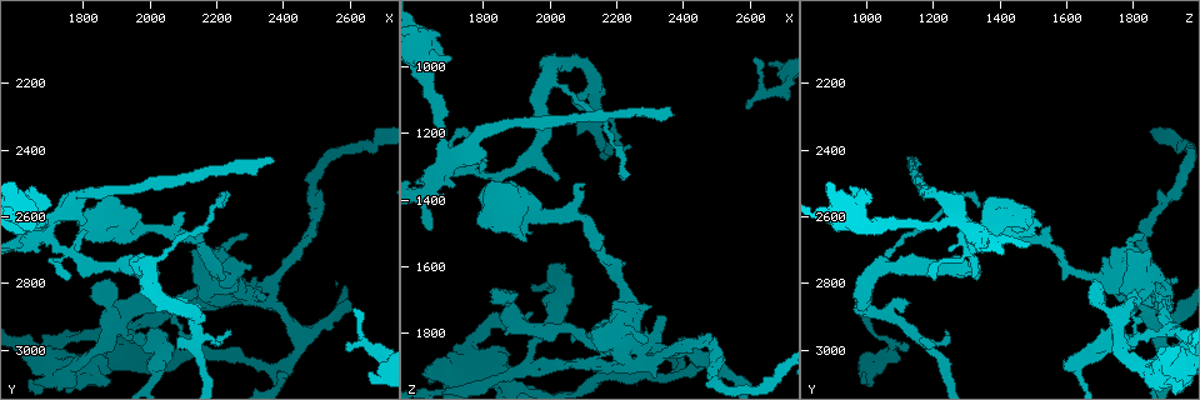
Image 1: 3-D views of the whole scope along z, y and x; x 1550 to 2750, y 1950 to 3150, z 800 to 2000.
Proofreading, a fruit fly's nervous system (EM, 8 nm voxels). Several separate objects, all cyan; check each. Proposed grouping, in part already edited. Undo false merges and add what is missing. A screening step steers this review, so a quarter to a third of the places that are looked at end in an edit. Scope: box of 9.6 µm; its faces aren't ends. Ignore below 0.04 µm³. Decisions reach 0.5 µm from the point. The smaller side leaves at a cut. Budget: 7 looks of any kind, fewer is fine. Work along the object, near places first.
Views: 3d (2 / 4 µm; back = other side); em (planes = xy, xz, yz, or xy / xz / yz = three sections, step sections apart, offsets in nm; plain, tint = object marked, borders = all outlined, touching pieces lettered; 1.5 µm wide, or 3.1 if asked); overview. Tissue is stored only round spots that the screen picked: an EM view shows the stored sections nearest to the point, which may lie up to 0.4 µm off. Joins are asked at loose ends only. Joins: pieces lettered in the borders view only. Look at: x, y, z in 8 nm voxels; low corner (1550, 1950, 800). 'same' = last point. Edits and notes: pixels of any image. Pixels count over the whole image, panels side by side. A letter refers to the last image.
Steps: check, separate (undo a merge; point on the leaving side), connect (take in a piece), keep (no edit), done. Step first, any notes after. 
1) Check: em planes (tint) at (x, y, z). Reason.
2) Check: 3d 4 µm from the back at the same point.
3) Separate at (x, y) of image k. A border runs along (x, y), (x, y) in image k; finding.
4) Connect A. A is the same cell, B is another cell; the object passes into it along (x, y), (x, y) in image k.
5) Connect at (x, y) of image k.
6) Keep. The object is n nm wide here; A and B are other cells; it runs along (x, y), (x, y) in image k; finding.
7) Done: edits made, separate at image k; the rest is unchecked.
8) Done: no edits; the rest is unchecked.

Check: em 3.1 µm xz step 16 (tint) at (2030, 3030, 1640). Thick turns thin.

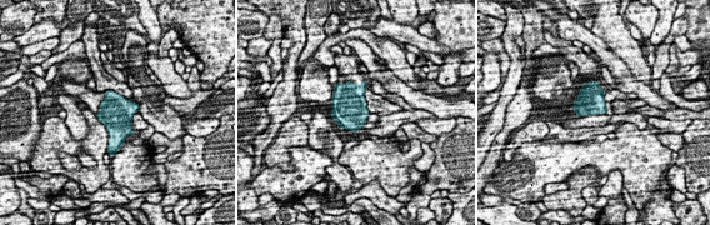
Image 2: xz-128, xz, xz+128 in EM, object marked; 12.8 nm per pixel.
Check: em 3.1 µm planes (borders) at the same point. Another direction.

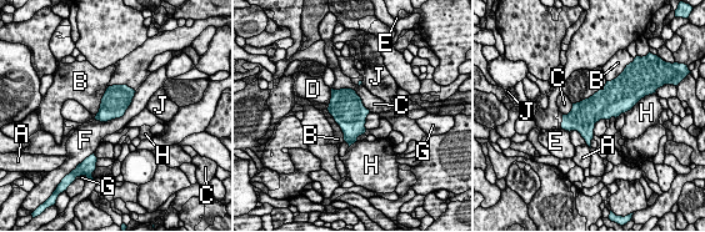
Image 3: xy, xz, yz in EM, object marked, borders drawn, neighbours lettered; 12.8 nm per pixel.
Keep. The object is 320 nm wide here; A, B, C, D, E, F, G, H and J are other cells; a border runs along (136, 91), (121, 116), (95, 120) in image 3; all the same neuron.

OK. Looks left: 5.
Check: 3d 2 µm at (2110, 2600, 1360). Free end.

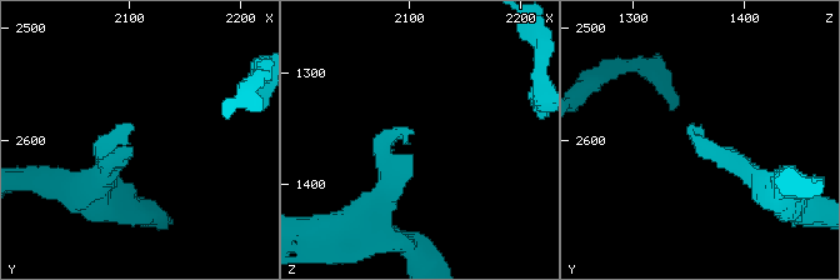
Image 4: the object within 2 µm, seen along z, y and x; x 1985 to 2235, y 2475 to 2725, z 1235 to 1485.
Check: em planes (borders) at (2104, 2588, 1354).

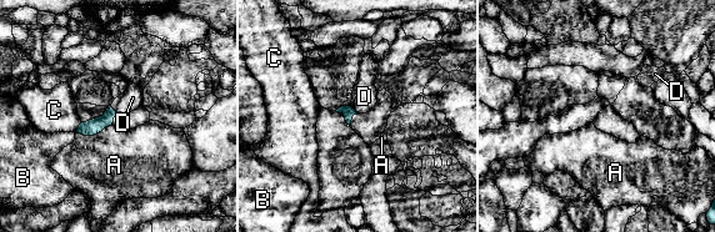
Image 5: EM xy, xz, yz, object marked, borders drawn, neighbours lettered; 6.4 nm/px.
Keep. A, B, C and D are other cells; a border runs along (350, 105), (358, 112) in image 5; no lettered piece goes on from it.

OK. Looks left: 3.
Check: em planes (borders) at (2590, 2990, 1110). Branch stops here.

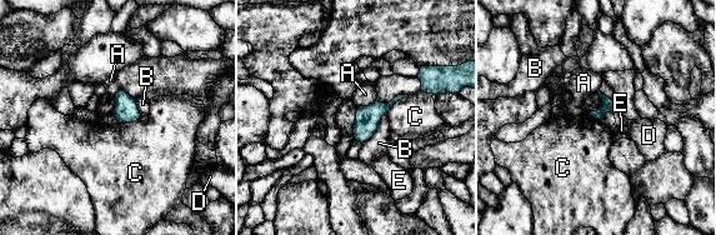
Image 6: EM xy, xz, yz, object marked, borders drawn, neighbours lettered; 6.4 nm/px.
Keep. The longest contact is with B, 240 nm; A, B, C, D and E are other cells; none of them fits.

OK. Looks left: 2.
Done: no edits; the rest is unchecked.

